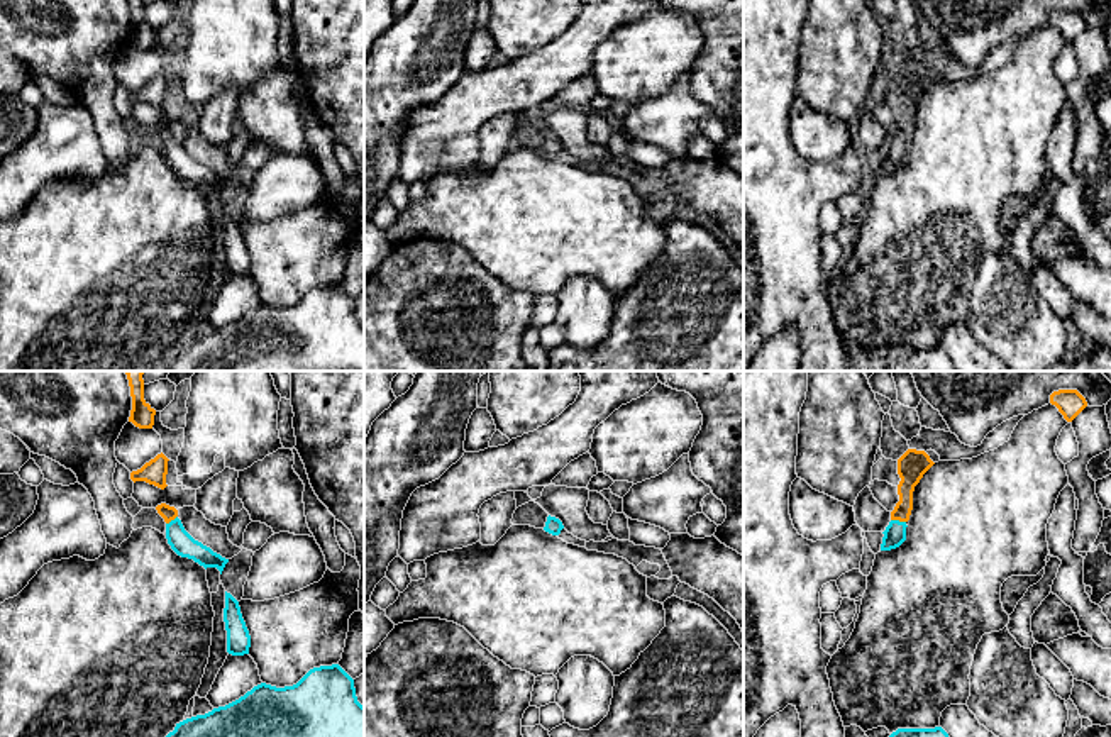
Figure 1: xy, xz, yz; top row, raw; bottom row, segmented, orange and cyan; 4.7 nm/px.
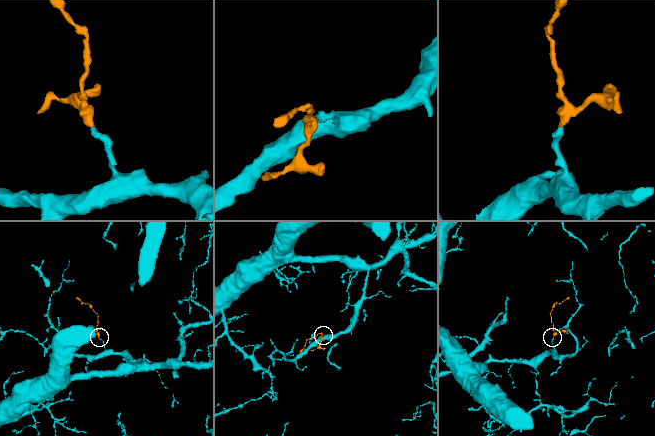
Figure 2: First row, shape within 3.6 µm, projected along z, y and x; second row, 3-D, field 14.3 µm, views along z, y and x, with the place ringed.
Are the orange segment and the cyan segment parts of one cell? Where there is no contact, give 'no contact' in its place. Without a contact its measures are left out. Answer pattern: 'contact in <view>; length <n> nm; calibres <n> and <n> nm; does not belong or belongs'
contact in yz; length 70 nm; calibres 130 and 110 nm; belongs

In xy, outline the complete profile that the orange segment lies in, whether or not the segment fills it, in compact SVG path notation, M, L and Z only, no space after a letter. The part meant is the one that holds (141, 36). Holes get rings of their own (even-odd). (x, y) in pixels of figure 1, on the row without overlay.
M129 0L132 30L129 42L139 49L152 49L156 30L144 20L144 0Z

